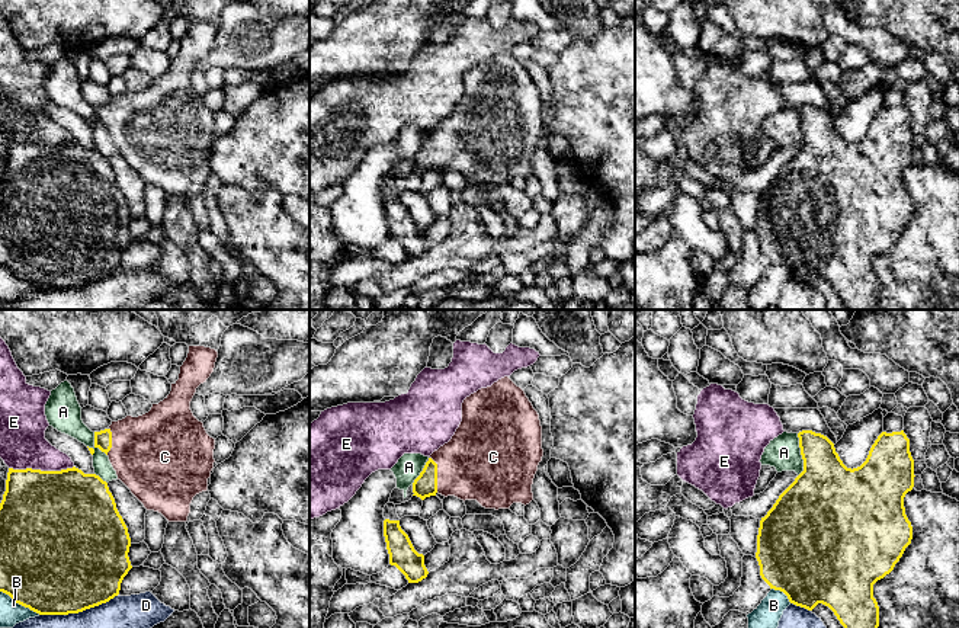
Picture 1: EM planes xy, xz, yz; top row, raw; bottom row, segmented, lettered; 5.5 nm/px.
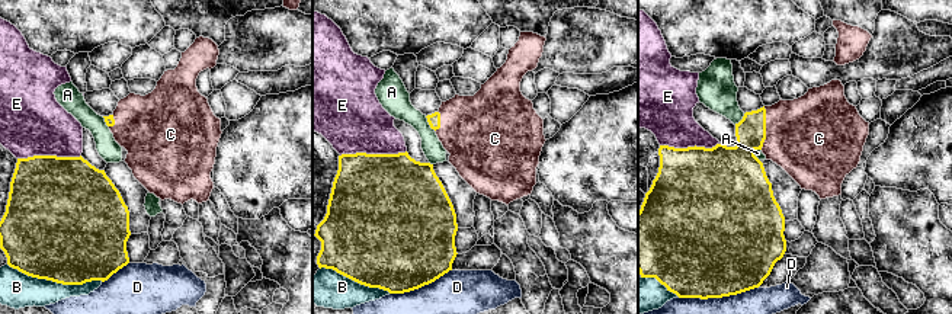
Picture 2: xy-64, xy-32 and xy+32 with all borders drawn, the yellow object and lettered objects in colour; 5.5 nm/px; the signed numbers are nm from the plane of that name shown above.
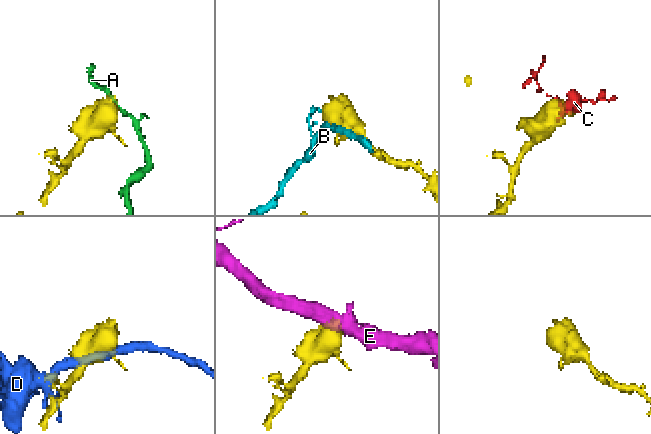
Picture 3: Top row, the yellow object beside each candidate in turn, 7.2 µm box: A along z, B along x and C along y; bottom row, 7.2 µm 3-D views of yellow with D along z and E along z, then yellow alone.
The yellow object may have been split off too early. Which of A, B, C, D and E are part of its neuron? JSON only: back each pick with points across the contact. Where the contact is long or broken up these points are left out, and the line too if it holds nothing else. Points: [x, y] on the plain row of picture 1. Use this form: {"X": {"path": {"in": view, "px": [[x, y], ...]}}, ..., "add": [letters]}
{"add": []}

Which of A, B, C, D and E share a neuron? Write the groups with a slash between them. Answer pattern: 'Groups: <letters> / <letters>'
Groups: A / B / C / D / E

